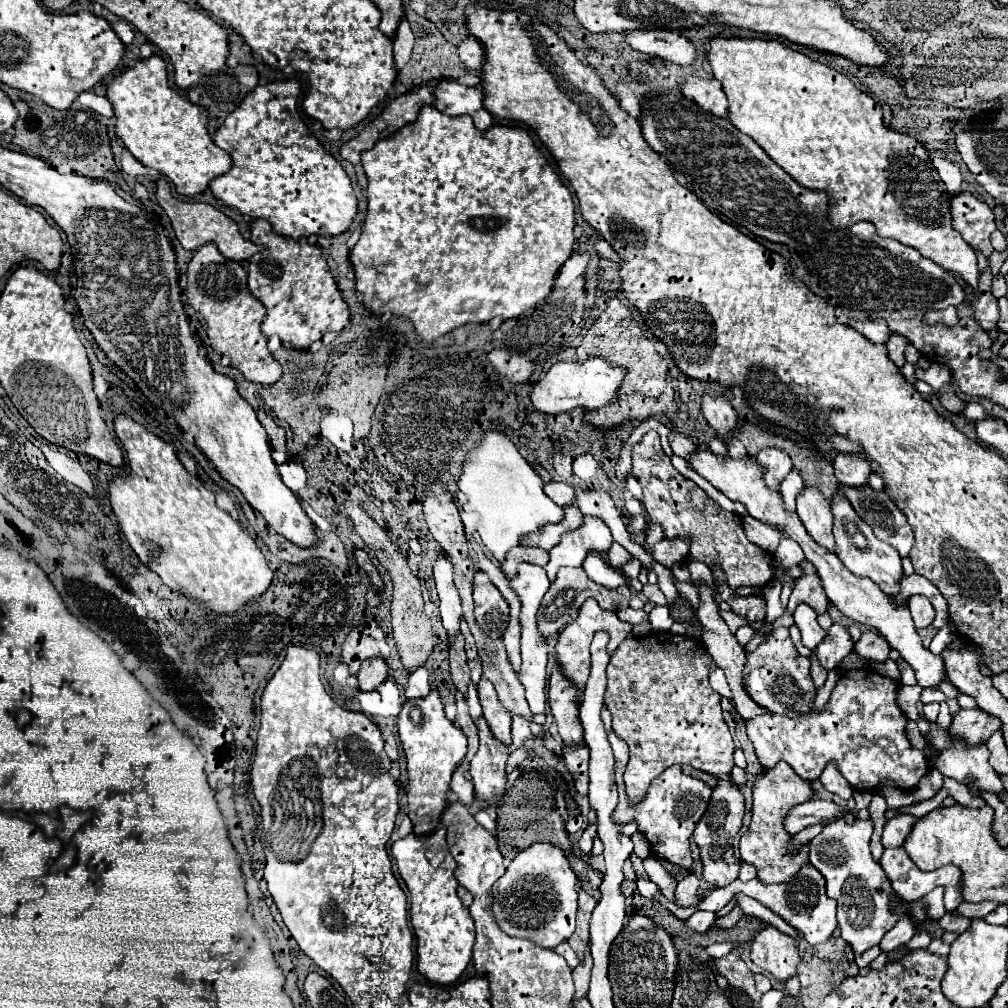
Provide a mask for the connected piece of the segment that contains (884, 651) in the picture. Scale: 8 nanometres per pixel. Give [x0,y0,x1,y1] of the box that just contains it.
[854,630,890,662]

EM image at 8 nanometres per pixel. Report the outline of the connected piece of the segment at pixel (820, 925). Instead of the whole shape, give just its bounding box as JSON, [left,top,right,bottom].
[700,864,836,946]

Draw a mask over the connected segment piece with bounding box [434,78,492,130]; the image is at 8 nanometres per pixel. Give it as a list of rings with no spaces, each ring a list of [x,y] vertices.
[[[440,80],[434,86],[434,108],[448,116],[468,114],[474,118],[474,124],[482,130],[492,126],[492,116],[482,104],[484,94],[476,86],[464,86],[456,80]]]

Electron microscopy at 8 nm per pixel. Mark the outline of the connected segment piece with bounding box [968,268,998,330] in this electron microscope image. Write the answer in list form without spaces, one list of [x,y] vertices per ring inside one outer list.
[[[986,268],[978,278],[978,290],[968,288],[972,292],[974,316],[984,330],[992,330],[998,322],[998,306],[996,306],[998,300],[990,292],[990,282],[992,282],[992,274],[990,268]]]

